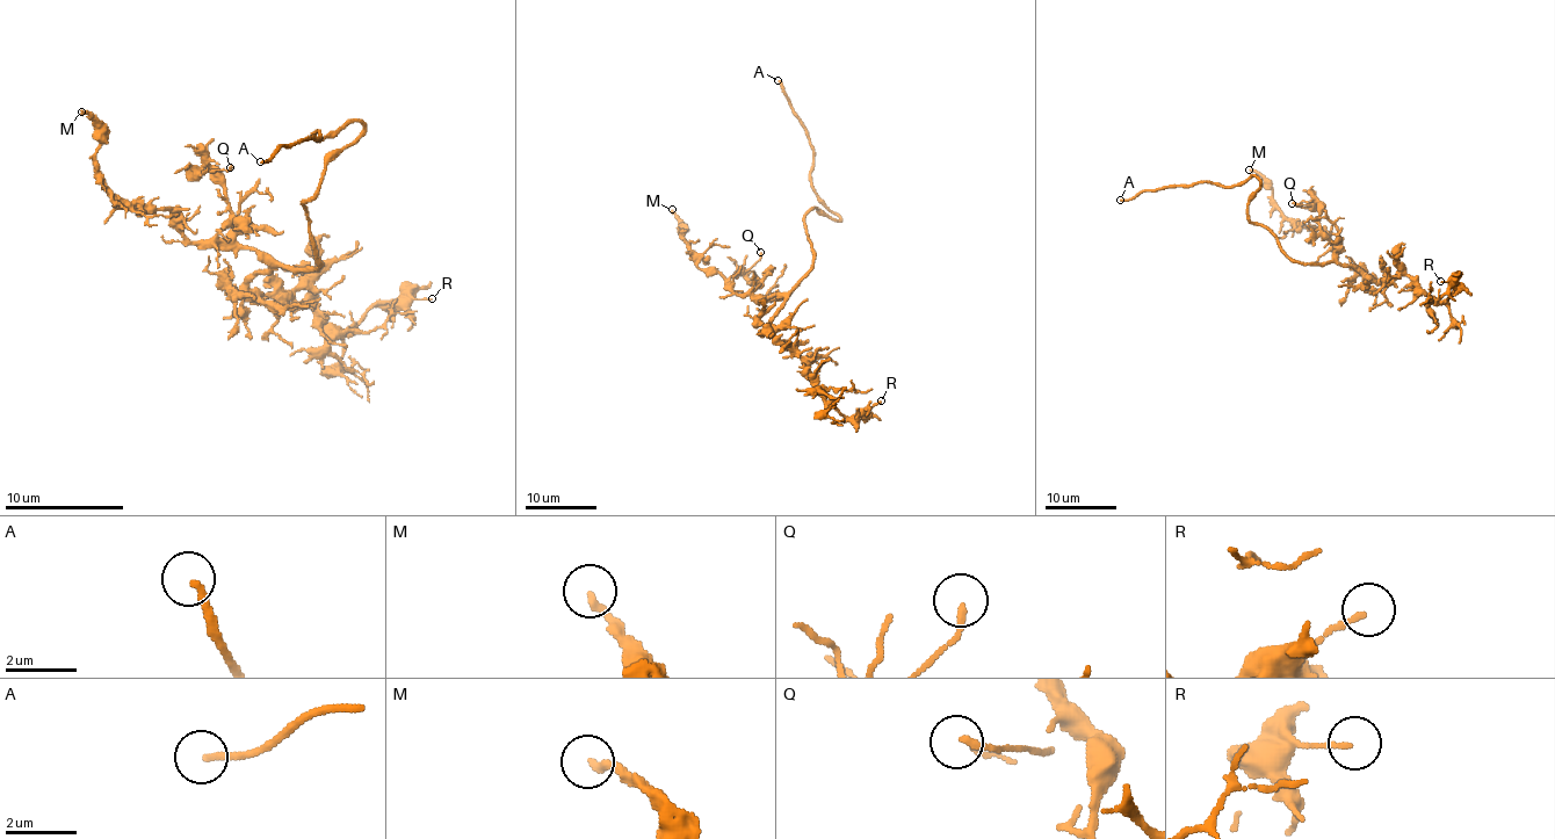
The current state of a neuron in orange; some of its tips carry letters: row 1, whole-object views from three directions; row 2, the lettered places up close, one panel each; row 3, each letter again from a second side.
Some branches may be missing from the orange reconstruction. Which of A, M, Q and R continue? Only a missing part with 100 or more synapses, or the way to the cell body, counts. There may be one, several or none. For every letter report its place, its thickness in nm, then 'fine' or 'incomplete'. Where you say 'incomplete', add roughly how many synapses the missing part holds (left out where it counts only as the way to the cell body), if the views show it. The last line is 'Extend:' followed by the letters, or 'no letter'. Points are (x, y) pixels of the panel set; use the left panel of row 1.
A: (260, 161) | 200 nm | incomplete
M: (81, 111) | 220 nm | fine
Q: (230, 167) | 180 nm | fine
R: (432, 298) | 140 nm | fine
Extend: A

